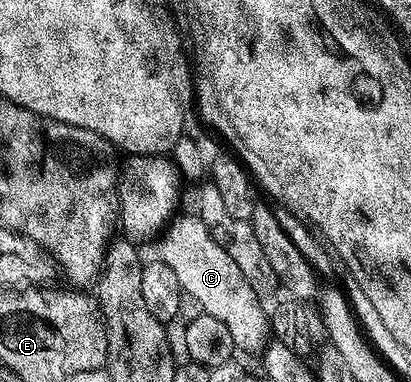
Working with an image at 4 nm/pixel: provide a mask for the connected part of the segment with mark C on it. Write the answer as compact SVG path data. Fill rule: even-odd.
M178 215L168 225L167 231L161 236L166 235L161 240L159 259L175 270L182 292L191 294L203 306L204 312L219 318L219 322L227 326L234 349L260 353L271 340L270 313L265 313L261 305L264 303L257 292L251 290L251 282L243 278L231 254L227 254L227 250L223 250L223 246L211 238L209 228L201 221L200 215L192 215Z

